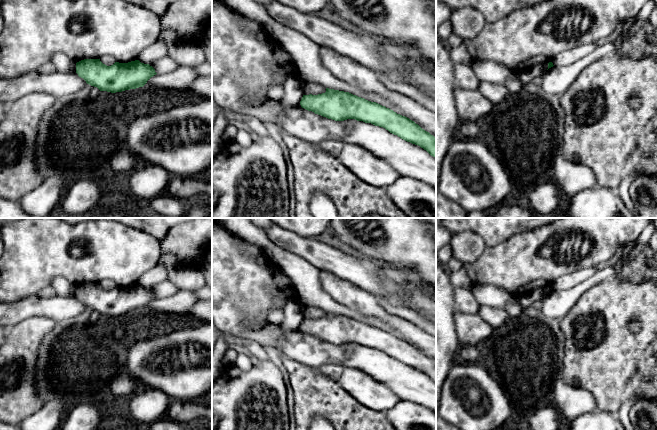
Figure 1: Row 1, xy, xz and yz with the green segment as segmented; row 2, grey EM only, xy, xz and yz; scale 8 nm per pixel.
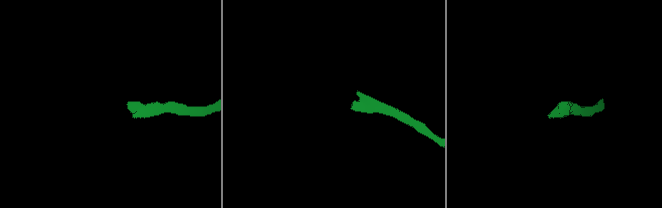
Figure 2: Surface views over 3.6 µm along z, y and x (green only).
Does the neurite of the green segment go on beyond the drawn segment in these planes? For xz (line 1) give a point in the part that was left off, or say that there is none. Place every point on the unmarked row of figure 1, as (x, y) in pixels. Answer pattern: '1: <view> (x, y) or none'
1: none

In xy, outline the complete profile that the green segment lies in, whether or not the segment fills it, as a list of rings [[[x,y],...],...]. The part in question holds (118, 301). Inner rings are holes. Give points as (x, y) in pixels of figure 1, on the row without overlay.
[[[84,283],[77,286],[76,297],[87,308],[111,317],[143,311],[157,298],[152,290],[139,284],[128,287],[115,286],[107,290],[100,283]]]

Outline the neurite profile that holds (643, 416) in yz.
[[[642,397],[629,416],[634,430],[657,430],[657,401]]]

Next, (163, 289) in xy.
[[[168,280],[160,282],[150,287],[149,289],[155,293],[155,296],[157,298],[169,297],[180,291],[180,289],[177,286],[175,286]]]

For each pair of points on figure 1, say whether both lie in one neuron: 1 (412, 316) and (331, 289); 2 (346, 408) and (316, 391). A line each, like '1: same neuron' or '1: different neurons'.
1: different neurons
2: same neuron

